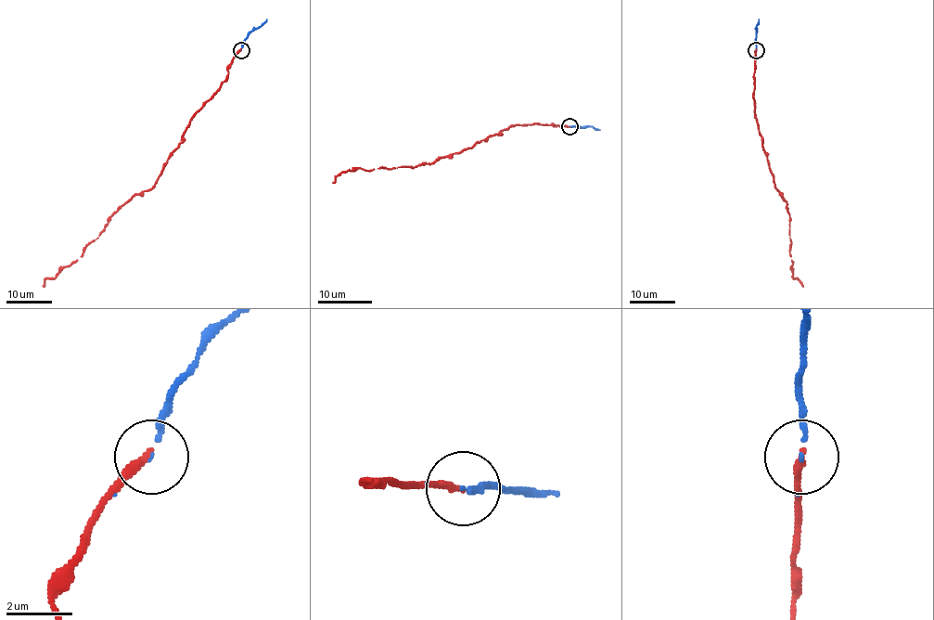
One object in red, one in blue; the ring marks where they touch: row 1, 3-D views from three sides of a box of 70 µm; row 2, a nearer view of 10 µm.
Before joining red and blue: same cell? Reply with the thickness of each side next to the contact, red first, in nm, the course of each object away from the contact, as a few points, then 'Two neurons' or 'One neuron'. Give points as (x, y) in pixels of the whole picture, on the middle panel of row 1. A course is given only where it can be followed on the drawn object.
Thickness 240 nm (red) against 100 nm. Course of red: (569, 126), (511, 125), (431, 163), (348, 170), (333, 182). Course of blue: (569, 126), (599, 129). One neuron

